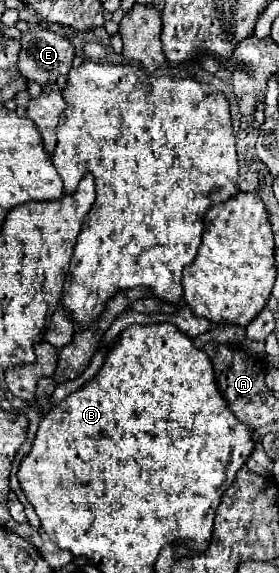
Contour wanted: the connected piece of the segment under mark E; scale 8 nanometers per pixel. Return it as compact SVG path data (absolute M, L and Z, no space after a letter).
M35 28L21 36L19 72L41 86L53 86L57 76L67 76L75 56L73 44L51 30Z

